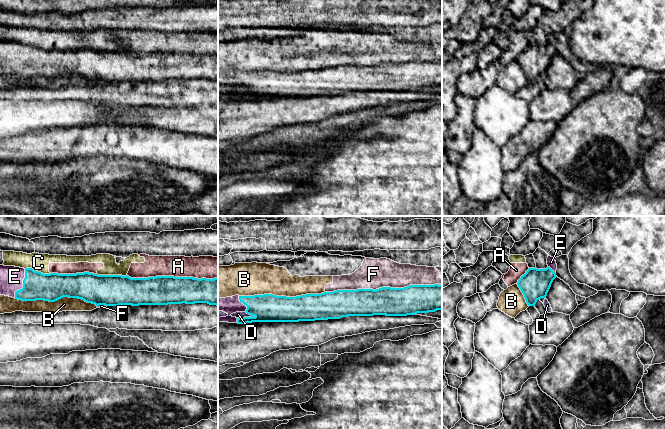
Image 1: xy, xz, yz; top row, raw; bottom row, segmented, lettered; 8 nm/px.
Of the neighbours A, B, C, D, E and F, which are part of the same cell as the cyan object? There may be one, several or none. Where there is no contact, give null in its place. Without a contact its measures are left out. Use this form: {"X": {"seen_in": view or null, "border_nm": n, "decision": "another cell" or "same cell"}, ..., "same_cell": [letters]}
{"A": {"seen_in": "xy", "border_nm": 750, "decision": "another cell"}, "B": {"seen_in": "xz", "border_nm": 700, "decision": "another cell"}, "C": {"seen_in": "xy", "border_nm": 240, "decision": "another cell"}, "D": {"seen_in": "xz", "border_nm": 150, "decision": "another cell"}, "E": {"seen_in": "xy", "border_nm": 240, "decision": "same cell"}, "F": {"seen_in": "xz", "border_nm": 900, "decision": "another cell"}, "same_cell": ["E"]}

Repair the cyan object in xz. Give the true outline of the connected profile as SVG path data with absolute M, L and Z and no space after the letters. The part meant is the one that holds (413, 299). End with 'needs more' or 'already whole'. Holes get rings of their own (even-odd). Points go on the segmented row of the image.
M442 285L404 288L337 290L296 297L272 294L218 298L218 311L228 315L218 322L299 322L348 316L407 316L442 310ZM246 312L249 317L231 315Z; needs more

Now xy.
M0 265L0 295L22 301L44 300L55 302L63 297L82 299L96 306L168 305L208 303L218 306L218 278L156 276L131 278L128 275L98 275L84 272L76 274L43 274L32 268Z; needs more

